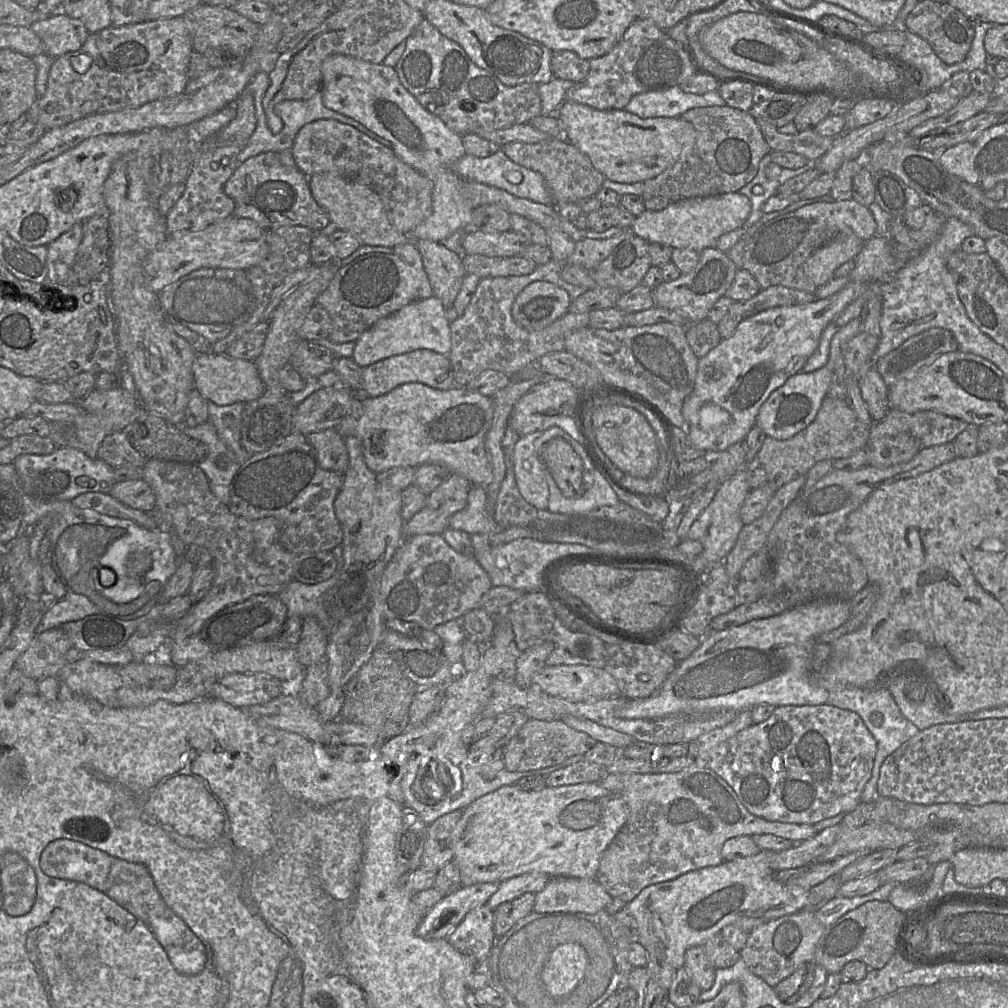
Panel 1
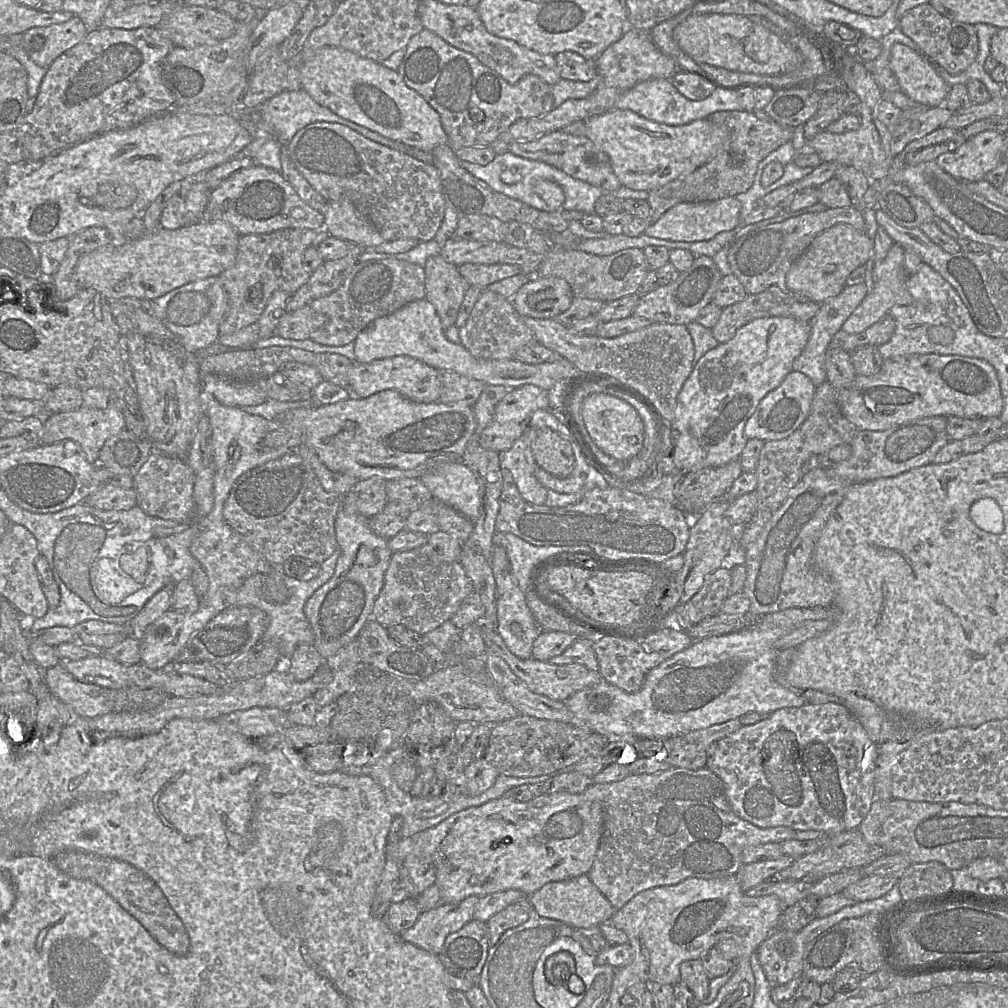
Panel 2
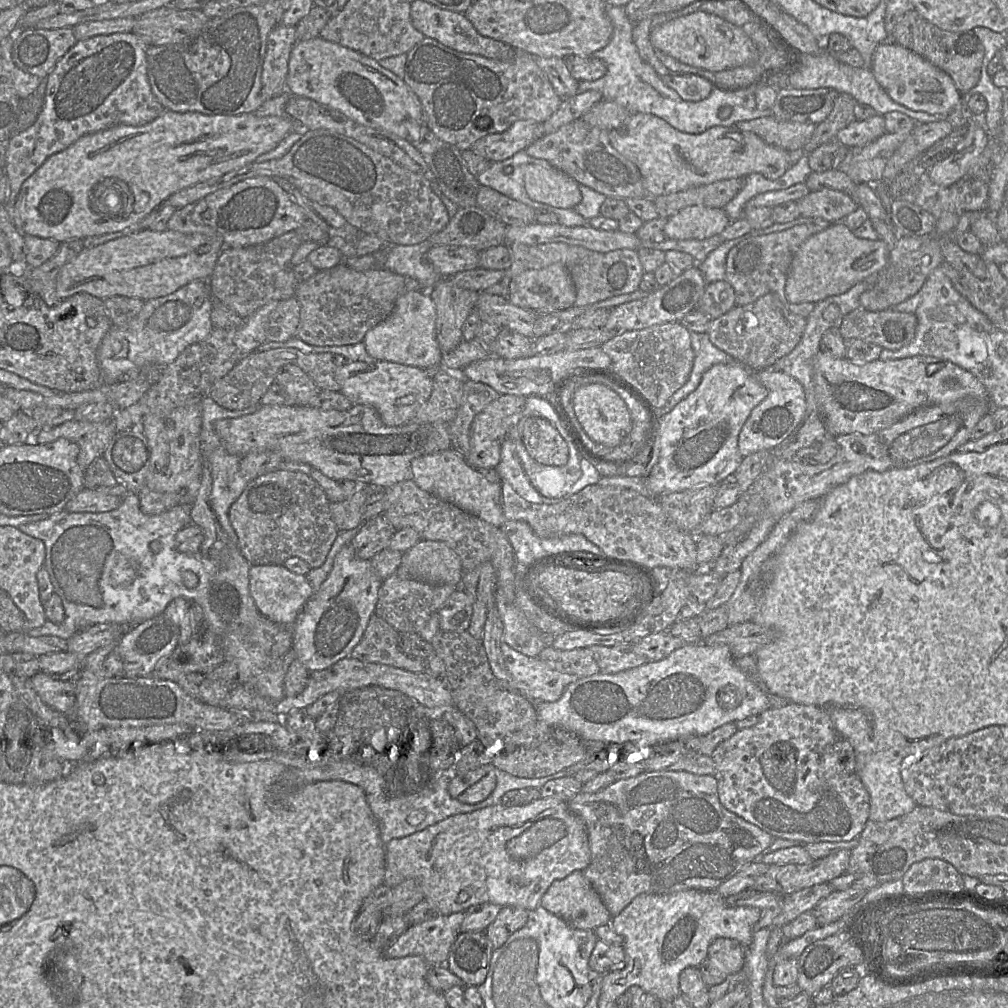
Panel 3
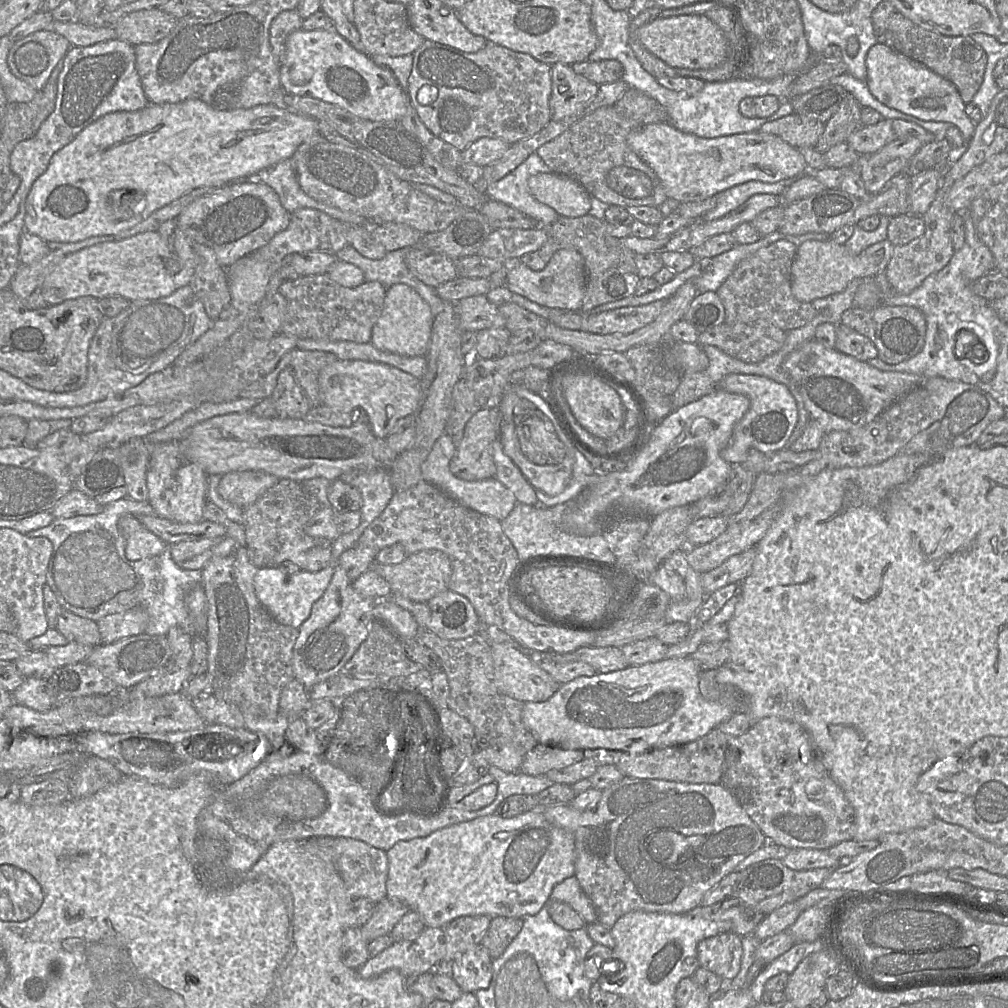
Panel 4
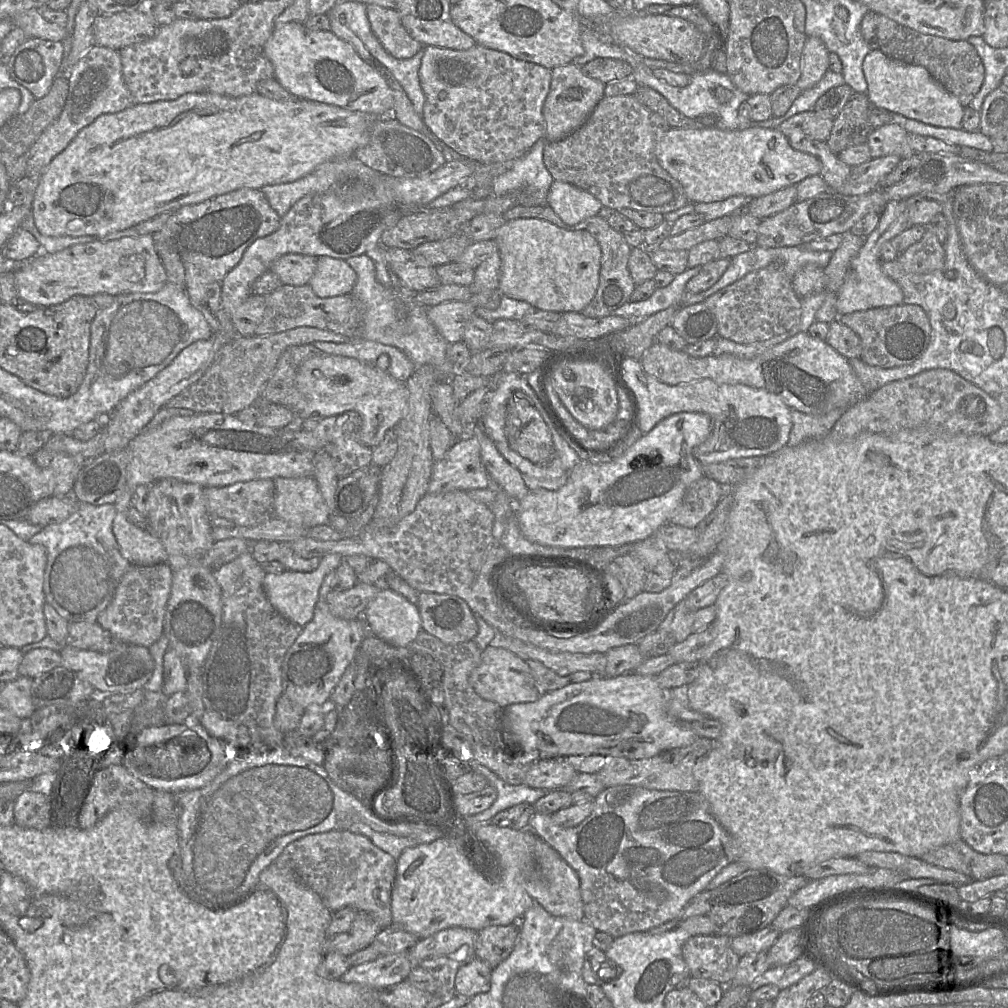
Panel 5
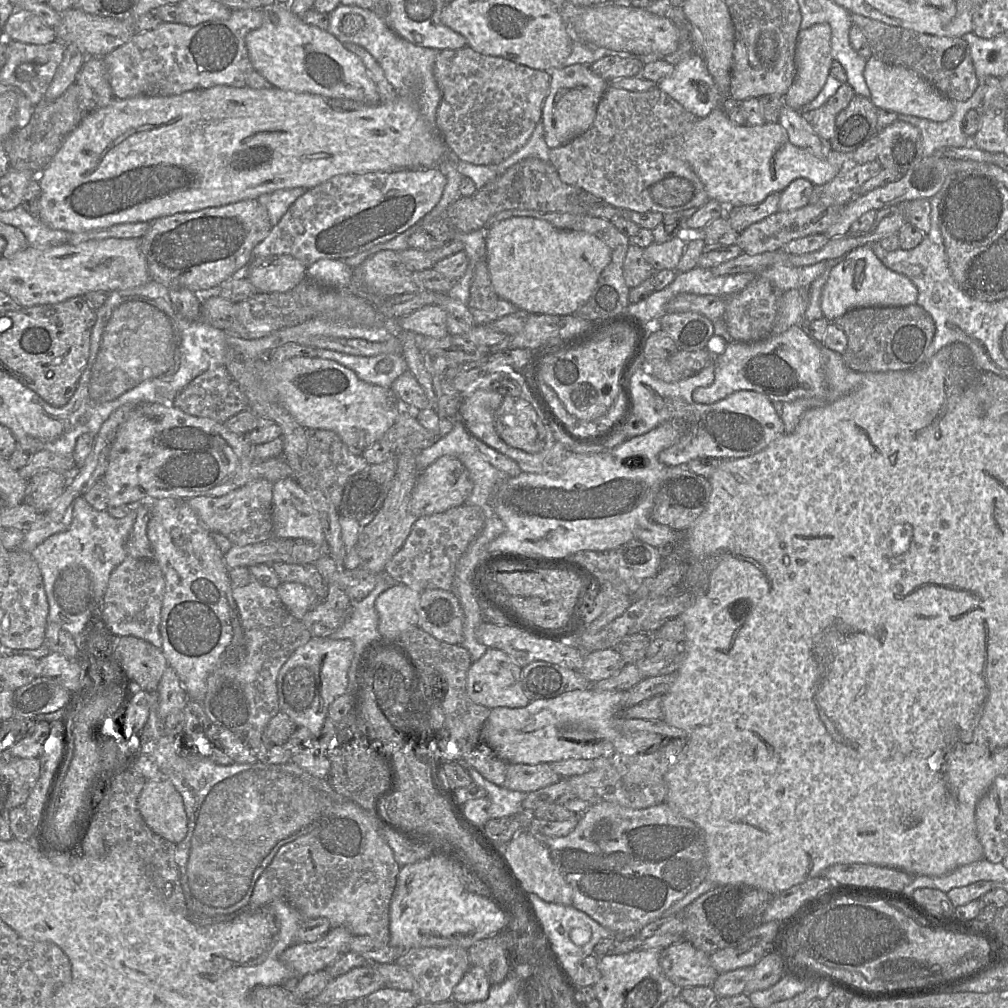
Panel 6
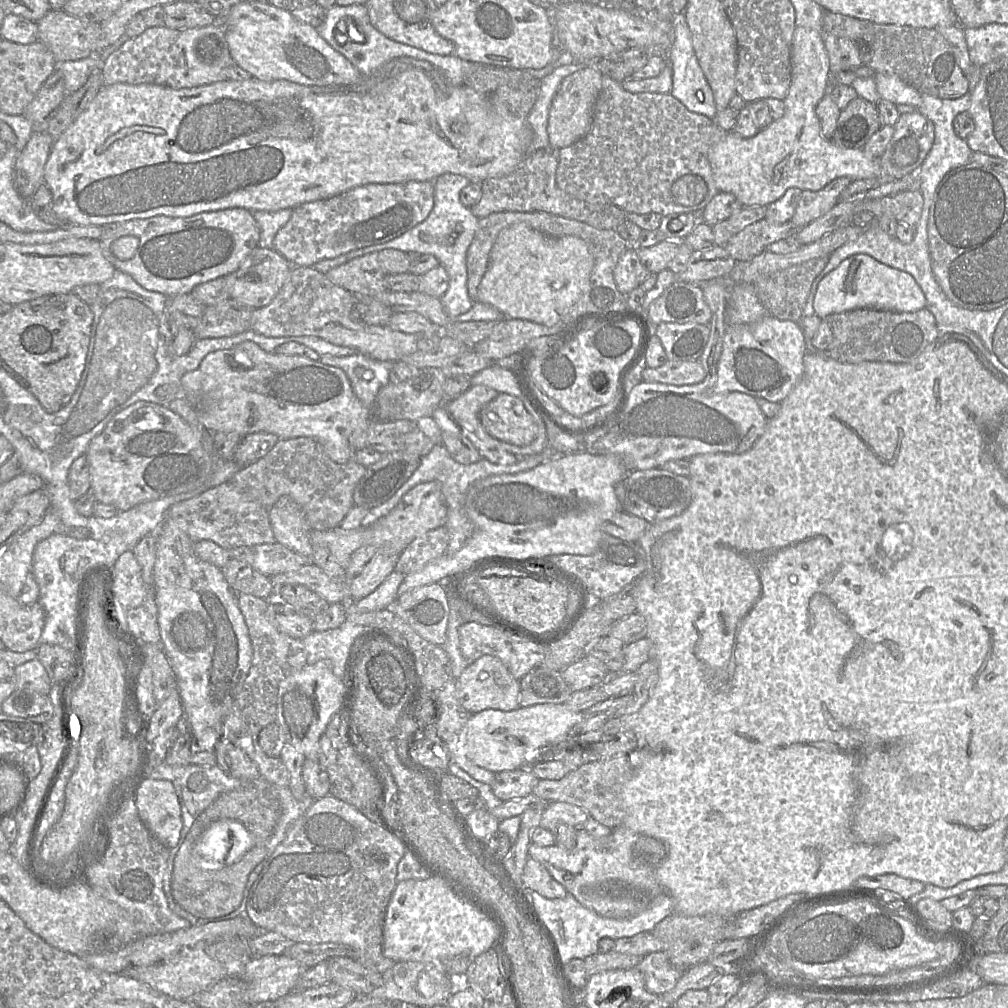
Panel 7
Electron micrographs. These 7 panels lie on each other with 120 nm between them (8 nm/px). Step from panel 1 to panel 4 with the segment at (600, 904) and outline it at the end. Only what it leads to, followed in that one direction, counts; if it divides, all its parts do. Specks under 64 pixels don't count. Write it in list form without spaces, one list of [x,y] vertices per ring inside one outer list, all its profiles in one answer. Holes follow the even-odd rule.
[[[574,875],[555,885],[549,900],[570,905],[586,924],[597,922],[595,909]]]

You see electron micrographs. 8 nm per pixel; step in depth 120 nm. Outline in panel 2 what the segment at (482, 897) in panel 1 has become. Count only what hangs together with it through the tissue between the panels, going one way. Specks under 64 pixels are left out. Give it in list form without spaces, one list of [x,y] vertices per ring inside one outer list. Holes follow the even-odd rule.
[[[471,895],[460,902],[442,905],[421,913],[415,924],[400,937],[434,955],[439,955],[447,936],[473,919],[480,896]]]

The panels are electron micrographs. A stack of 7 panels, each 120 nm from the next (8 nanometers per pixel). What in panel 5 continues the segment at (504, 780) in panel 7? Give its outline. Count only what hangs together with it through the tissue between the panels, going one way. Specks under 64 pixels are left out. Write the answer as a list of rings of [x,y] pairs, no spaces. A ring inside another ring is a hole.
[[[565,757],[533,761],[523,783],[532,788],[554,790],[564,788],[578,772]]]

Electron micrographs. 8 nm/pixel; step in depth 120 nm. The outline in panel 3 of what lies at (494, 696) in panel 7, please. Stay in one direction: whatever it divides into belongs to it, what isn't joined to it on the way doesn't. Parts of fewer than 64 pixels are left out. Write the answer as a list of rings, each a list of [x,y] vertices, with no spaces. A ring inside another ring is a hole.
[[[505,641],[501,642],[500,648],[512,688],[532,702],[557,701],[565,688],[579,677],[559,672],[538,657],[526,656],[511,648]]]

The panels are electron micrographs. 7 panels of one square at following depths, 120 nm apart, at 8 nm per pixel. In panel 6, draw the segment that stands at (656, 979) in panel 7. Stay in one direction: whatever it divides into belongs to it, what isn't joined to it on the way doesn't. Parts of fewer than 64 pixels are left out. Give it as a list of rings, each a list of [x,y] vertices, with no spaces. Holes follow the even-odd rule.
[[[681,941],[661,951],[659,963],[665,977],[678,988],[712,986],[719,974],[711,966],[709,955]]]

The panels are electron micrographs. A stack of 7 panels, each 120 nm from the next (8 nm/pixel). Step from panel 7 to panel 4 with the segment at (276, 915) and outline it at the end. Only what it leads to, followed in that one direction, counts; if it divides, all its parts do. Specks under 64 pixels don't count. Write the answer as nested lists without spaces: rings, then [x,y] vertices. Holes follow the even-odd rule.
[[[316,837],[320,850],[331,860],[353,899],[367,898],[375,905],[387,897],[388,858],[385,851],[345,837]]]

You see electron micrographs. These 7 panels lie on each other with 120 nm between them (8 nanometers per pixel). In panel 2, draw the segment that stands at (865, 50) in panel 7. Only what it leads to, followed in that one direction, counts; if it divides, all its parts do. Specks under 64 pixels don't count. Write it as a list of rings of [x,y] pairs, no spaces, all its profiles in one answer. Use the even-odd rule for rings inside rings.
[[[930,3],[908,10],[900,19],[899,27],[917,44],[925,57],[951,74],[965,71],[976,59],[978,37],[974,26],[943,16]]]

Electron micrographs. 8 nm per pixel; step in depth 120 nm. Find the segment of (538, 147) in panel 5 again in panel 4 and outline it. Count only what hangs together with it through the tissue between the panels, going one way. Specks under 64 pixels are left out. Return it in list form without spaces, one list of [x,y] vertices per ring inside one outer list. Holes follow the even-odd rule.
[[[535,152],[517,168],[487,187],[489,199],[502,202],[532,218],[539,227],[549,227],[560,217],[551,207],[538,202],[530,193],[528,179],[551,169]]]

